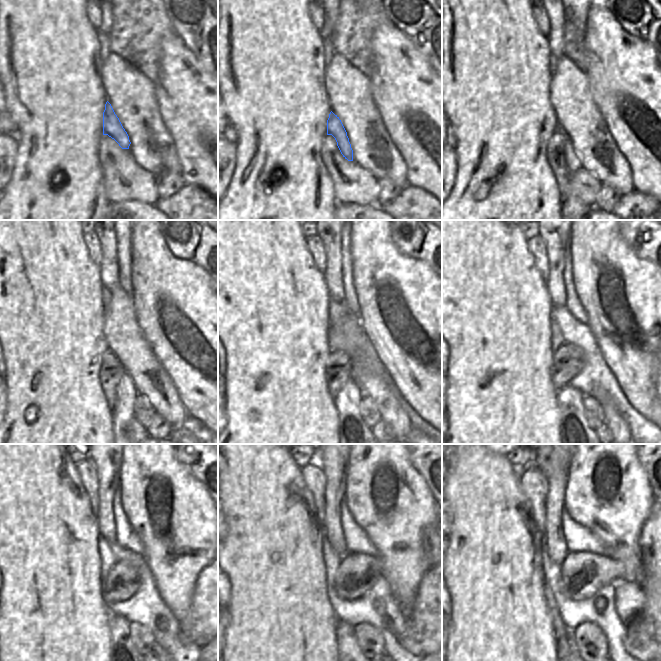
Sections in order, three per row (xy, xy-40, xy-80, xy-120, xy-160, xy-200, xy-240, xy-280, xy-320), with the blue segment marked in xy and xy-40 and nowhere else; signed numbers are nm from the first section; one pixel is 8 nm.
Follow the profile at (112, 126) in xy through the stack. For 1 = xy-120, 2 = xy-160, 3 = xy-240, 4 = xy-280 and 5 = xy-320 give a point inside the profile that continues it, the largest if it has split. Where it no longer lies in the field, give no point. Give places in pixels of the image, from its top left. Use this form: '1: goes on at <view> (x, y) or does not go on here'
1: goes on at xy-120 (126, 387)
2: goes on at xy-160 (356, 423)
3: goes on at xy-240 (129, 646)
4: goes on at xy-280 (353, 646)
5: goes on at xy-320 (573, 645)

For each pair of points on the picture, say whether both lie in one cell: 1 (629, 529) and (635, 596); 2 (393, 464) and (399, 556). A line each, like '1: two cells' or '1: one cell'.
1: two cells
2: one cell

